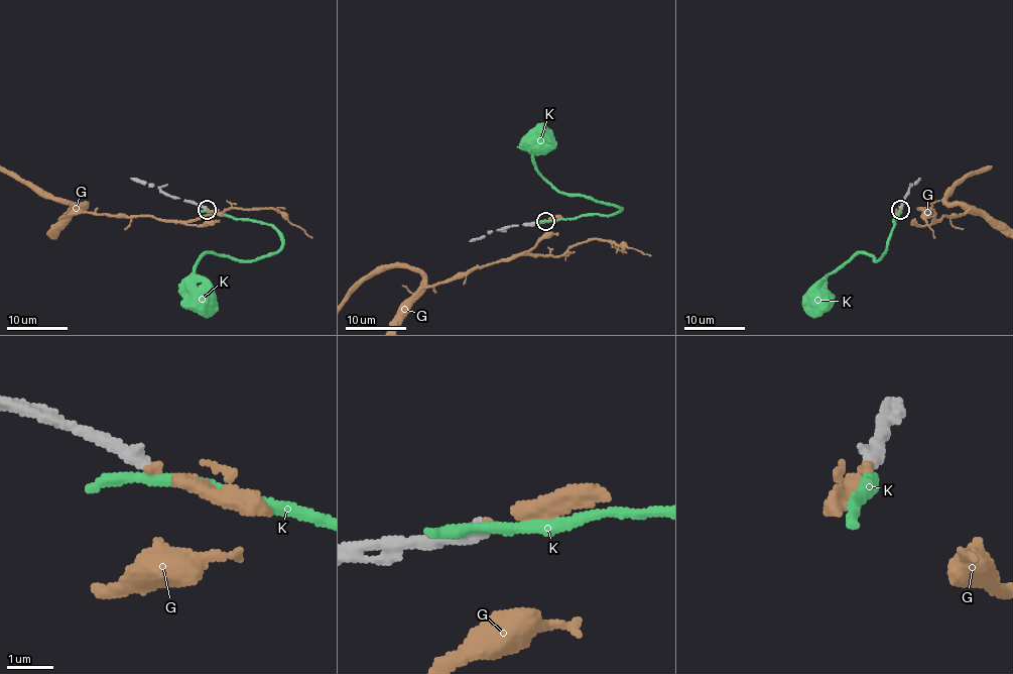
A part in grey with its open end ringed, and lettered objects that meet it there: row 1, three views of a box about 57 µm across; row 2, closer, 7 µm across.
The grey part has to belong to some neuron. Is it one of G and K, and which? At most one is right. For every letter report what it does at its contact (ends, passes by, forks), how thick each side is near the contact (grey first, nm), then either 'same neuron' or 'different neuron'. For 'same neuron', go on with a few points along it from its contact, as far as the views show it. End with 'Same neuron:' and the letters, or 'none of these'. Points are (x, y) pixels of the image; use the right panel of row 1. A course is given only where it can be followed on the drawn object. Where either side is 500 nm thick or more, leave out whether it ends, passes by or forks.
G: it ends | 360/120 nm | same neuron
K: it ends | 340/340 nm | different neuron
Same neuron: G

